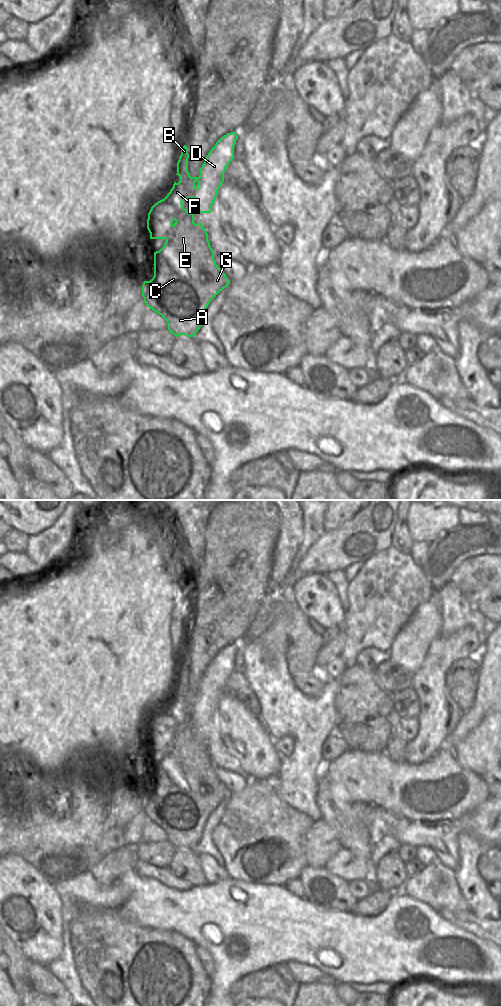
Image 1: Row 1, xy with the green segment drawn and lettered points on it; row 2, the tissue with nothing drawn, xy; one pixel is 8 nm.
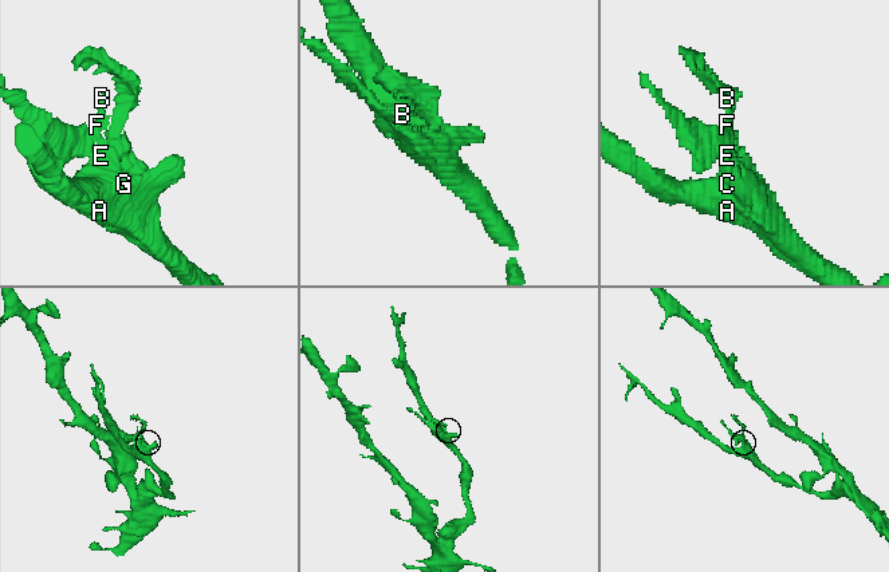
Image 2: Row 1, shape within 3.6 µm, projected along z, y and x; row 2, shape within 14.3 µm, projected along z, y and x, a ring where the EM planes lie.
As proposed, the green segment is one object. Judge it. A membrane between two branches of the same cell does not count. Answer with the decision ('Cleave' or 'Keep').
Keep.

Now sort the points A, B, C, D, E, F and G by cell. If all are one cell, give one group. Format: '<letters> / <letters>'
A B C D E F G

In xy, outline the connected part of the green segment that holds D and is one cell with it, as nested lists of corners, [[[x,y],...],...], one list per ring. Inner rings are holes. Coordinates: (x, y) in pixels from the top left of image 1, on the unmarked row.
[[[234,643],[221,649],[206,668],[199,689],[191,689],[188,684],[189,666],[184,657],[177,674],[176,687],[180,693],[174,694],[167,708],[155,715],[148,725],[150,751],[165,751],[166,754],[159,763],[154,764],[154,788],[150,793],[143,794],[142,808],[146,817],[166,832],[168,842],[176,849],[194,849],[202,838],[210,814],[230,796],[214,772],[214,764],[204,738],[194,735],[194,726],[212,724],[212,717],[224,694],[224,684],[234,671],[237,651]],[[185,711],[192,712],[192,725],[184,720],[182,714]]]

